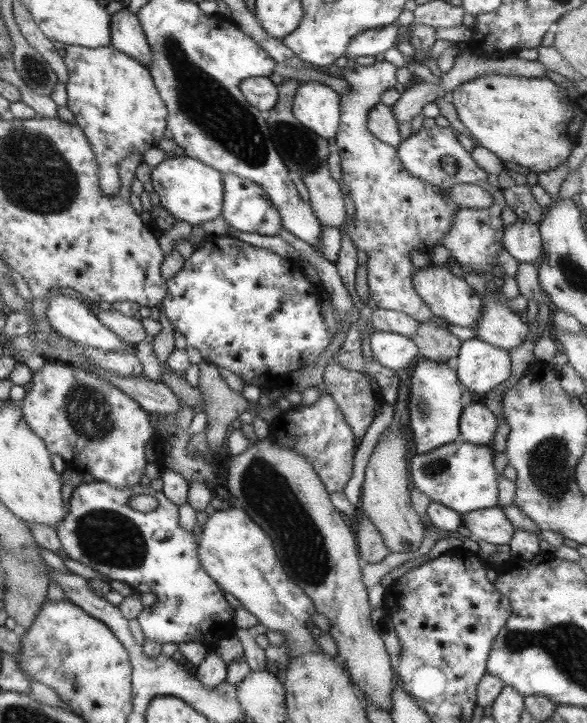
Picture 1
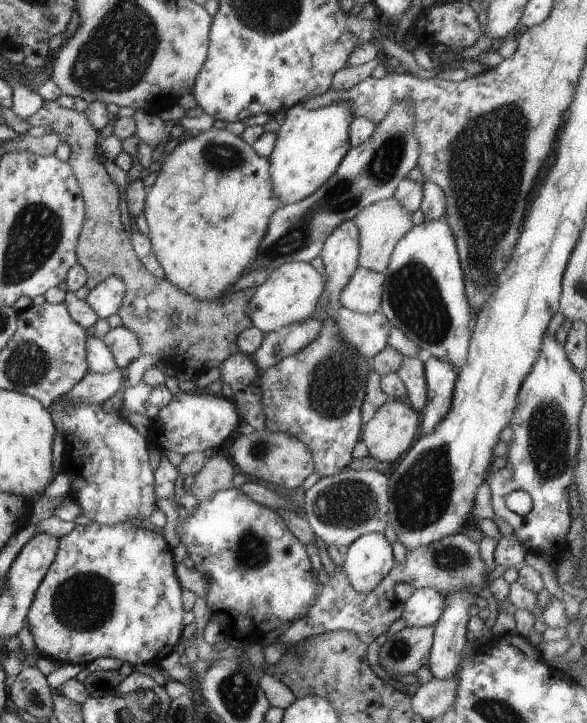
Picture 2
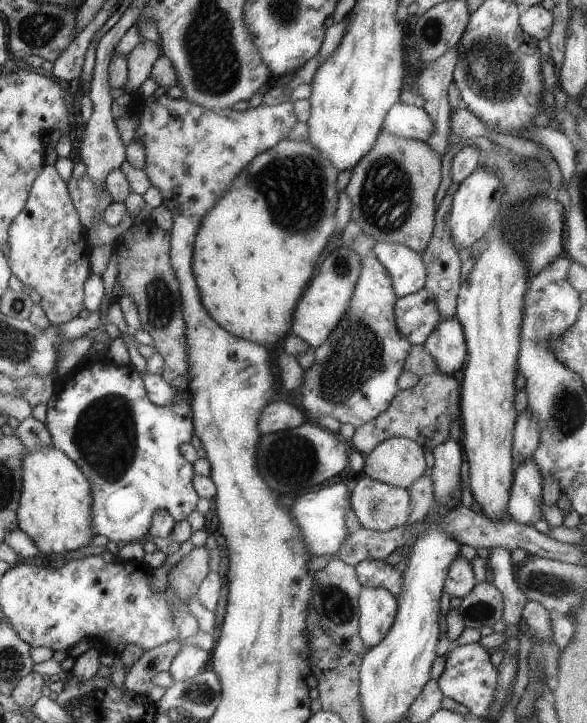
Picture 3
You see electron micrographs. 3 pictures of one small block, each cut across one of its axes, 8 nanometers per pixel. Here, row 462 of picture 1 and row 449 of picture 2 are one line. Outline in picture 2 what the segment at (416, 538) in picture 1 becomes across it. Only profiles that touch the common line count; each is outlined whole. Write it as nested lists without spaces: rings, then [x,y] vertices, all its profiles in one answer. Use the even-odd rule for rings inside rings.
[[[399,399],[382,404],[364,425],[360,439],[365,443],[368,456],[381,462],[397,460],[413,442],[419,431],[420,415]]]

